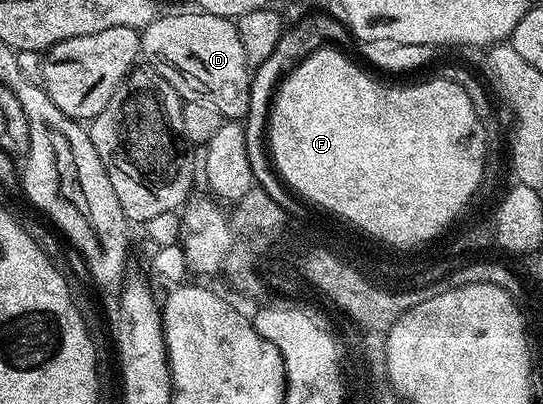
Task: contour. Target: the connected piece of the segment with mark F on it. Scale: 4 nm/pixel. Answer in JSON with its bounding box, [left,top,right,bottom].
[267,46,487,245]

